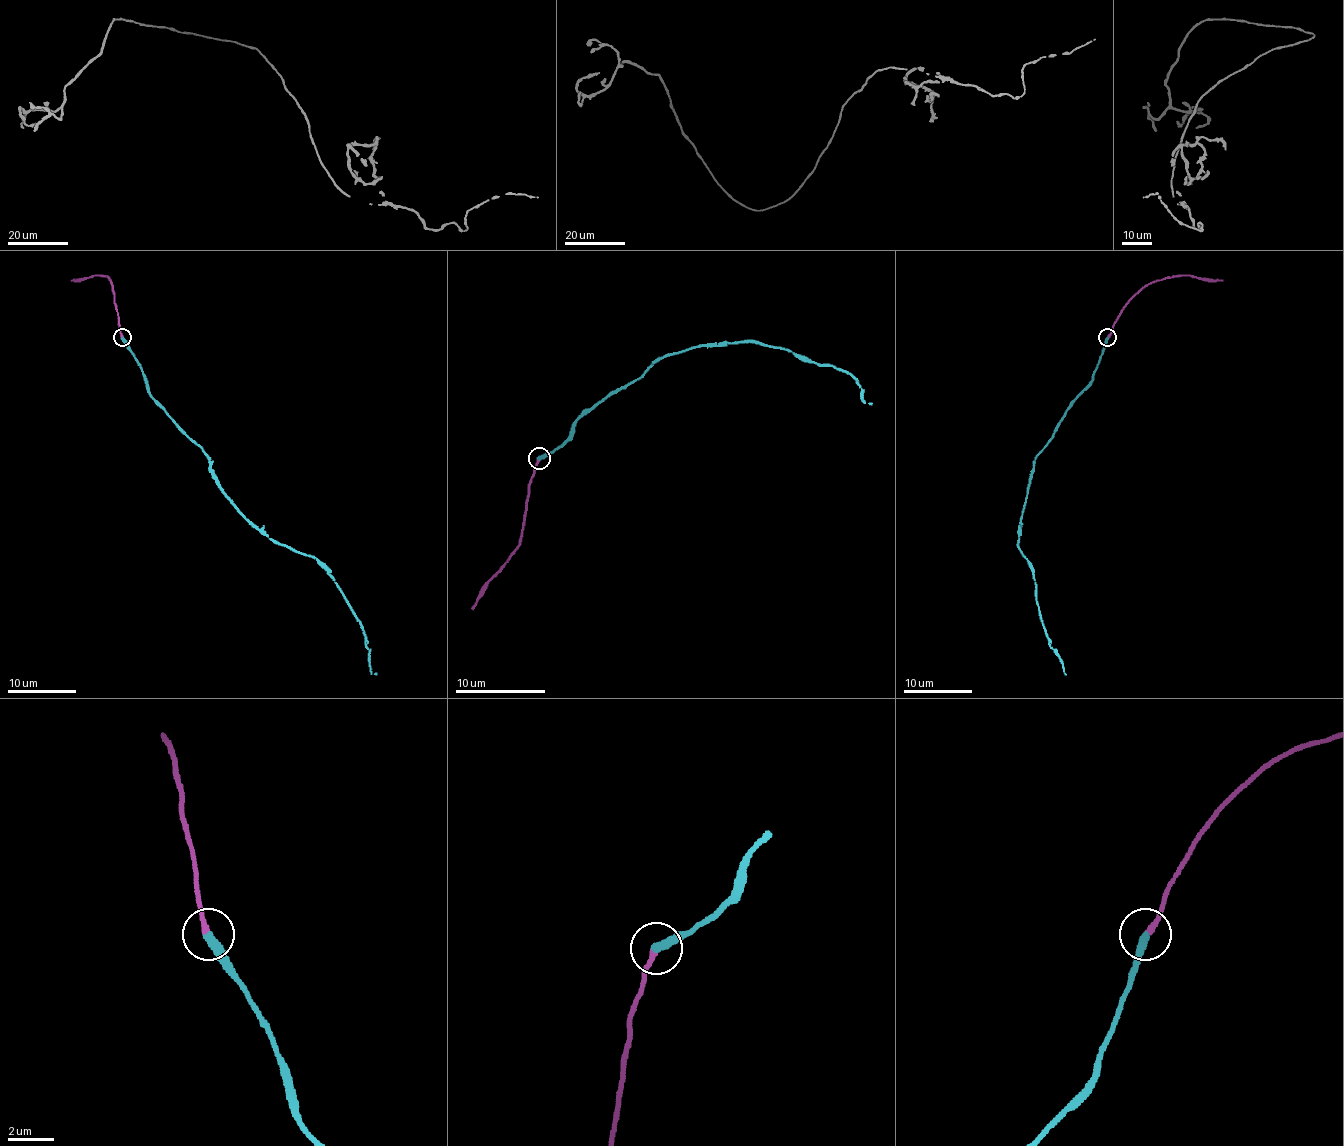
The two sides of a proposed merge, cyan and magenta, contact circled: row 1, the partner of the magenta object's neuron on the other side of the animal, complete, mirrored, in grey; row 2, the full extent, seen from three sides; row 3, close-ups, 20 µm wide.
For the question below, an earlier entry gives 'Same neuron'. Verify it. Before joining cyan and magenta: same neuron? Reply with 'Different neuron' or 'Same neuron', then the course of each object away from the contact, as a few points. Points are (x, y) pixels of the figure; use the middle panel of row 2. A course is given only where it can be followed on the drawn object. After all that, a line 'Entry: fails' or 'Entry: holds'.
Same neuron. Course of cyan: (540, 458), (661, 356), (702, 345), (763, 343), (833, 365), (851, 374), (862, 401), (871, 404). Course of magenta: (540, 458), (517, 550), (472, 609)
Entry: holds

